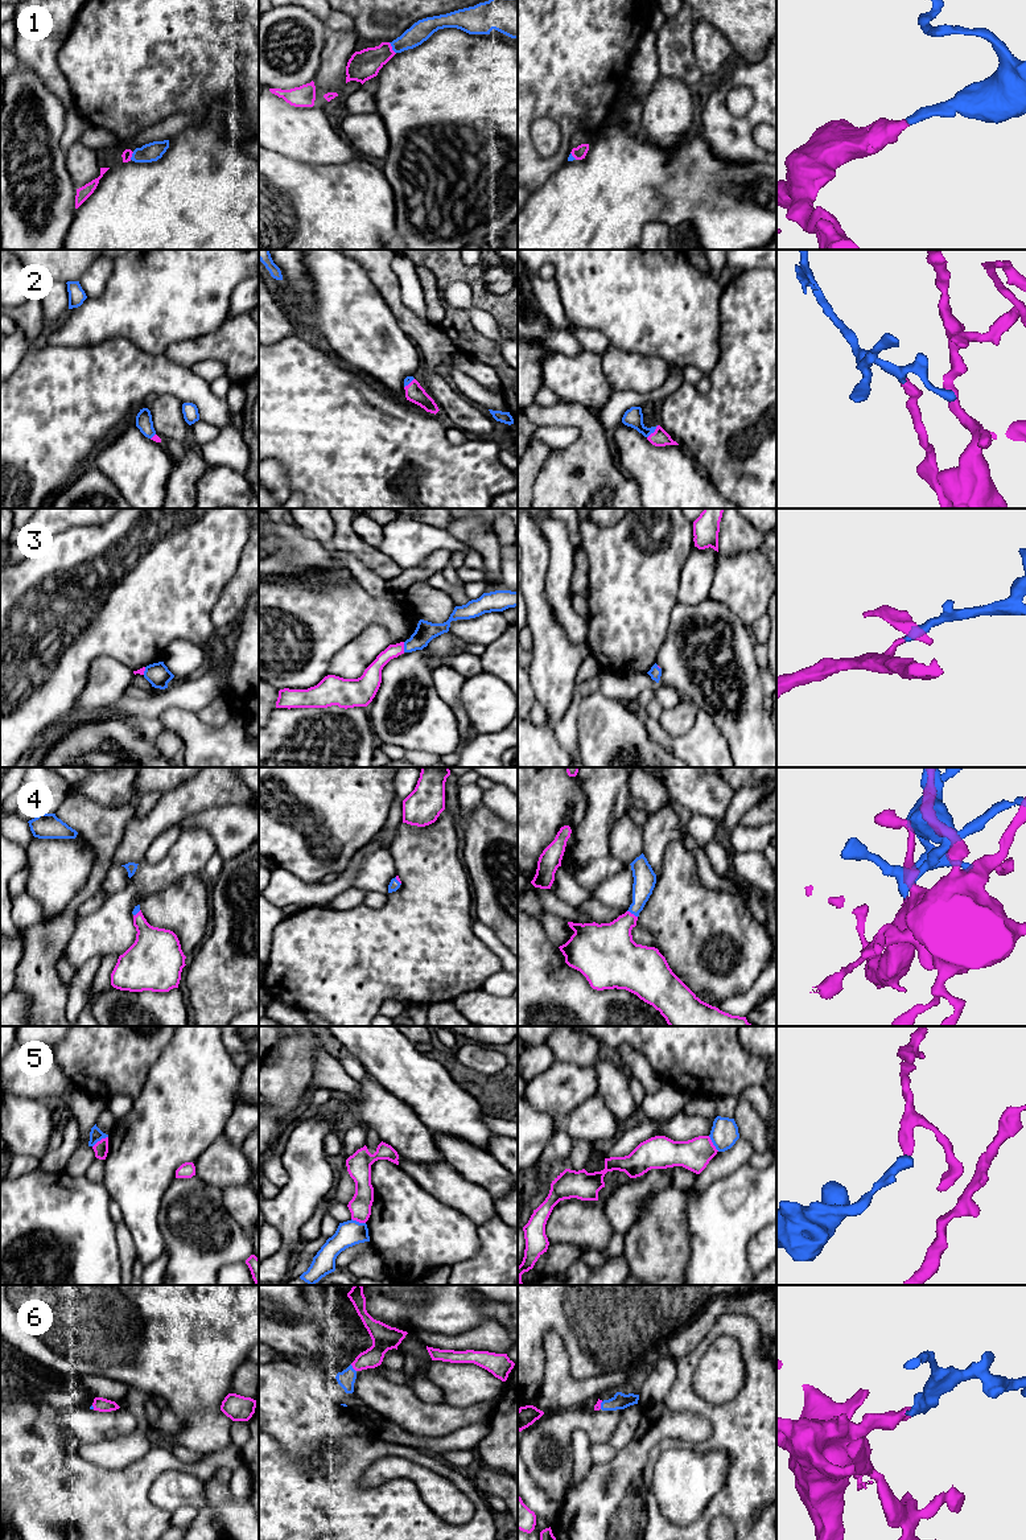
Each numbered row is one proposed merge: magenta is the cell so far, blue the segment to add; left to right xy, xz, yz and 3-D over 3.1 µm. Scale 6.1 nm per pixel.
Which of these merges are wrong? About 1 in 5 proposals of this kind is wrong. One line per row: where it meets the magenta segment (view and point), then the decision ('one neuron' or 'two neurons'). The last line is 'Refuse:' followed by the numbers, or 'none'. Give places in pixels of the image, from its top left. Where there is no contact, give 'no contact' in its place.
1: meets magenta in xz at (391, 48); one neuron
2: meets magenta in yz at (654, 432); one neuron
3: meets magenta in xz at (403, 647); one neuron
4: meets magenta in yz at (633, 914); one neuron
5: meets magenta in xy at (101, 1140); two neurons
6: meets magenta in xz at (353, 1367); one neuron
Refuse: 5

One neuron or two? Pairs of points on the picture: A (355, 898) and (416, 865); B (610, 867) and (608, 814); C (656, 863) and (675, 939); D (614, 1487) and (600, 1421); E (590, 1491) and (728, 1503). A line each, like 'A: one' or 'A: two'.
A: two
B: one
C: two
D: two
E: two

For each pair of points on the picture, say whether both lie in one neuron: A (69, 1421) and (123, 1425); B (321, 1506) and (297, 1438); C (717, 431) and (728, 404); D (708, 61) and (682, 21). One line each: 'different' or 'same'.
A: same
B: different
C: same
D: different

